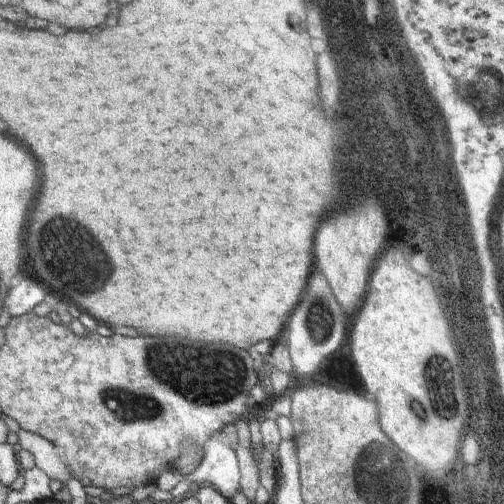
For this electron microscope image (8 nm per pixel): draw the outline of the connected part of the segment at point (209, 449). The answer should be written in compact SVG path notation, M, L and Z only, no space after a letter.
M212 436L203 446L203 460L198 466L198 482L213 486L232 500L240 488L241 474L236 452L220 438Z

